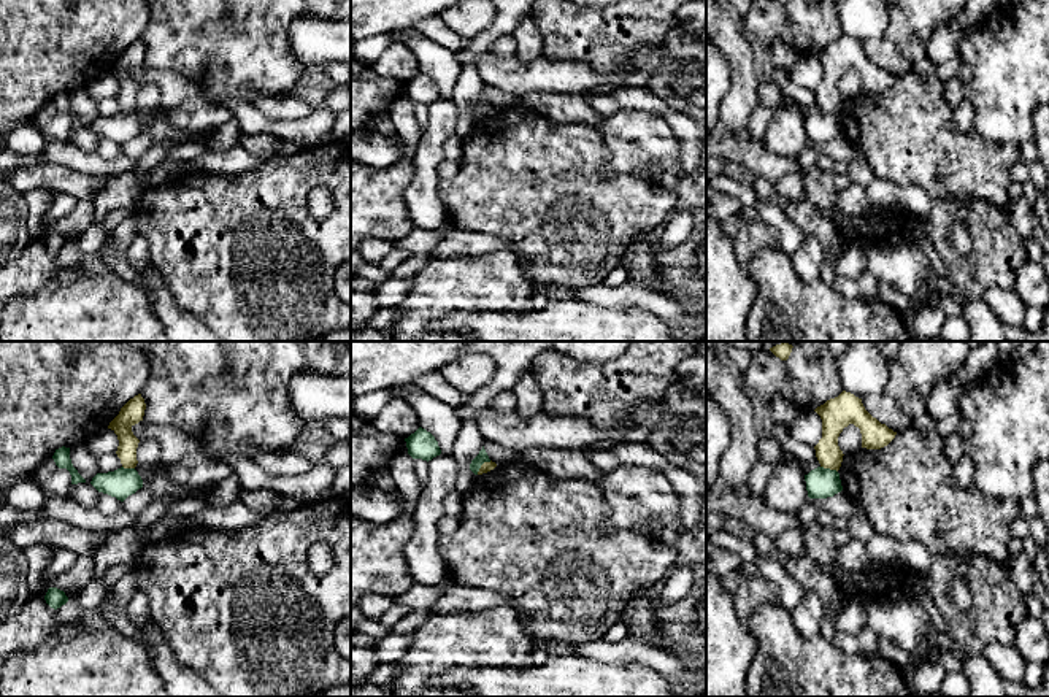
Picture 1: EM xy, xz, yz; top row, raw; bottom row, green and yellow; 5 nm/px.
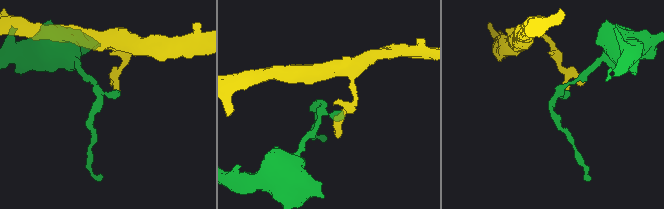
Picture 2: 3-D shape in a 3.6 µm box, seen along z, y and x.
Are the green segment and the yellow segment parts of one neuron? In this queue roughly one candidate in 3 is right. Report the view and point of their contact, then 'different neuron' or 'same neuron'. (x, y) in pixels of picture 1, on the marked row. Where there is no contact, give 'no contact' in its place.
contact xz (481, 464); different neuron

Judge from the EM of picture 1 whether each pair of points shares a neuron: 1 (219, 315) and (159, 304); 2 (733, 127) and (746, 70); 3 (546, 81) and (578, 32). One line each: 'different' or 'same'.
1: different
2: same
3: different

